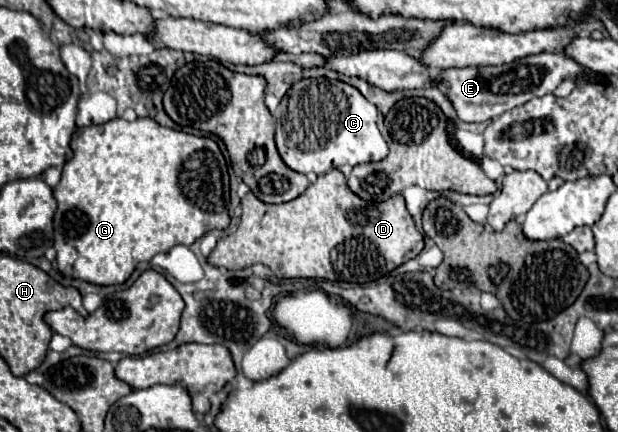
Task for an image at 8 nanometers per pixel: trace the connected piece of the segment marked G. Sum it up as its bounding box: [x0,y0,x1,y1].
[53,118,229,286]

